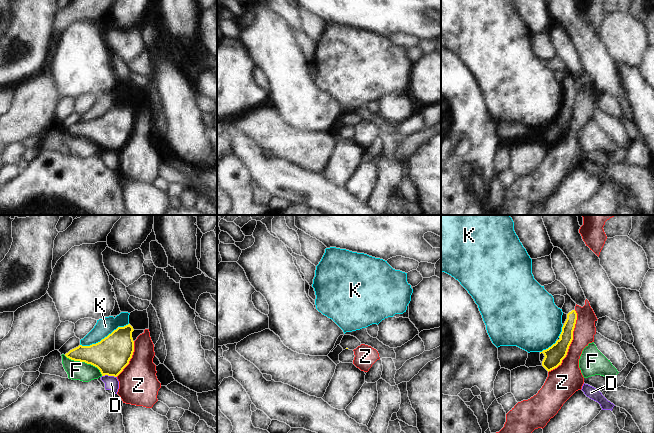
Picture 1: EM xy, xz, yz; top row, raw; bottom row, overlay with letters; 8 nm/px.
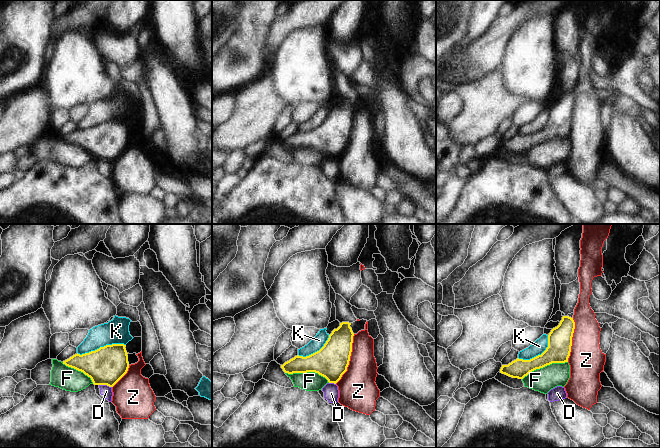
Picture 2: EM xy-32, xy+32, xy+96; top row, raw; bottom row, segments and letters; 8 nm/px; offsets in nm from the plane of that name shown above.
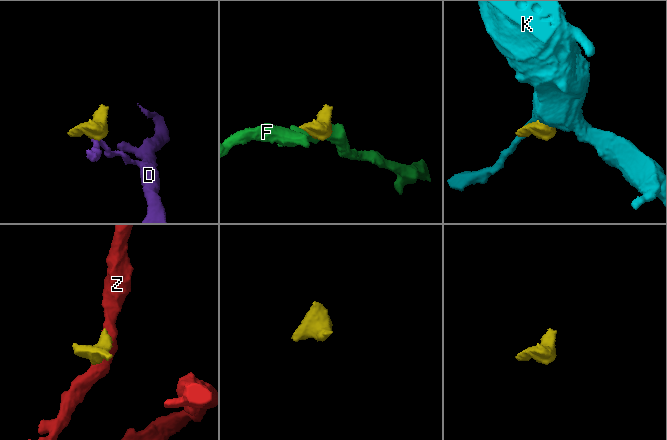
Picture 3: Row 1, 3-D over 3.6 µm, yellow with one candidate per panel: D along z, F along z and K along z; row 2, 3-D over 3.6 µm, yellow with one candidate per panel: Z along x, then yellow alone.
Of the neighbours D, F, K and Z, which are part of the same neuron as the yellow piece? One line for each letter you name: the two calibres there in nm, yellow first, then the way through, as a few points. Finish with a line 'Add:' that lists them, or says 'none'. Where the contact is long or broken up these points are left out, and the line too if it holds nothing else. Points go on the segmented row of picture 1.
Add: none

